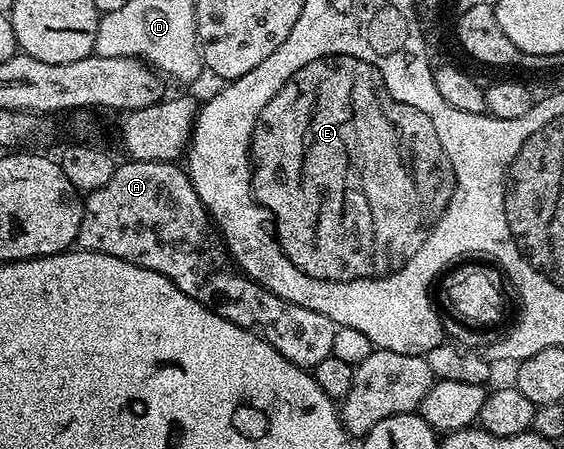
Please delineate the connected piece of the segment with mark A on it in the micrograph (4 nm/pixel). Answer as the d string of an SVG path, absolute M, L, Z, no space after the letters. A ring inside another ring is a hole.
M120 161L109 184L86 195L77 246L80 250L117 256L117 260L125 260L137 268L149 268L165 276L170 282L177 284L177 288L181 288L185 296L197 300L197 304L209 308L217 316L264 338L266 342L273 344L273 348L277 348L277 352L281 352L281 356L285 356L285 360L293 364L314 368L321 364L321 360L331 357L333 336L337 329L335 323L329 320L329 316L321 316L321 312L301 308L269 292L241 273L240 267L227 253L222 234L201 204L201 196L197 196L191 178L182 165L173 162Z

